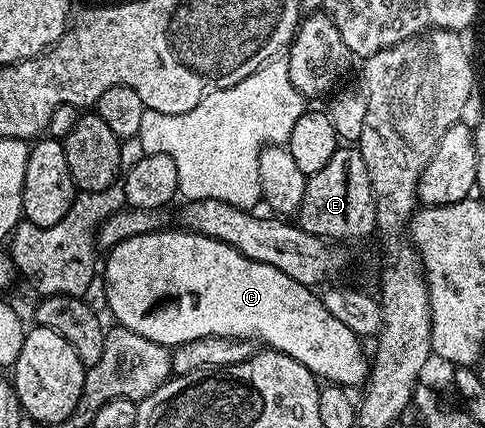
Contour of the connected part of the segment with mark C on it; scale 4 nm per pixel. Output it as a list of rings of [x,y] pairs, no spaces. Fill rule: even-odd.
[[[169,231],[132,236],[108,249],[106,256],[109,257],[103,260],[105,300],[120,327],[135,330],[135,334],[143,334],[143,338],[151,338],[151,342],[166,346],[208,336],[238,336],[254,342],[262,340],[265,343],[262,345],[272,351],[287,354],[295,358],[295,362],[303,362],[314,376],[322,381],[329,380],[325,382],[330,385],[354,390],[368,381],[371,360],[367,348],[365,352],[361,345],[364,344],[362,337],[356,336],[351,326],[343,326],[343,322],[323,306],[320,295],[310,285],[295,282],[295,278],[287,278],[283,270],[255,262],[229,244],[207,238],[201,232]],[[153,296],[173,296],[173,304],[169,304],[165,312],[153,312]]]

